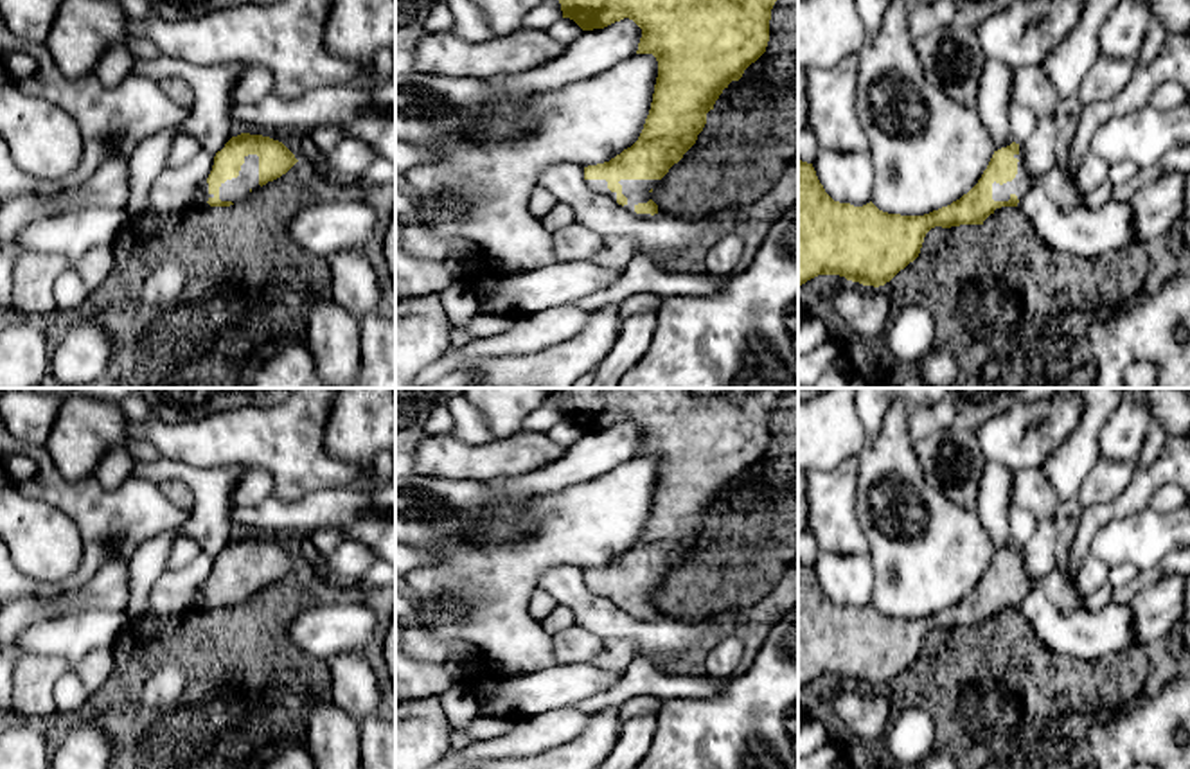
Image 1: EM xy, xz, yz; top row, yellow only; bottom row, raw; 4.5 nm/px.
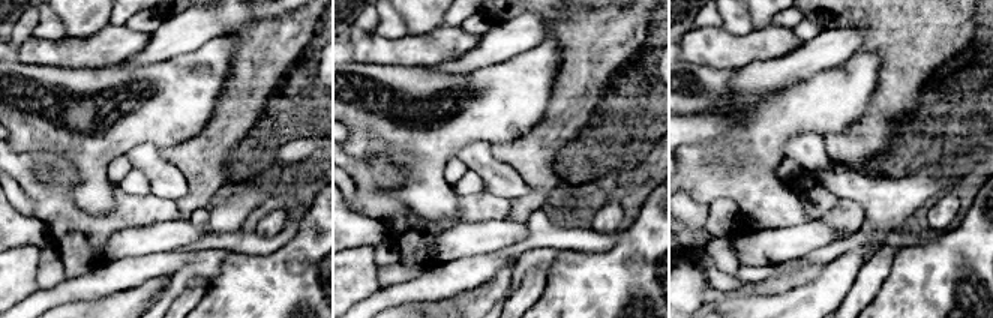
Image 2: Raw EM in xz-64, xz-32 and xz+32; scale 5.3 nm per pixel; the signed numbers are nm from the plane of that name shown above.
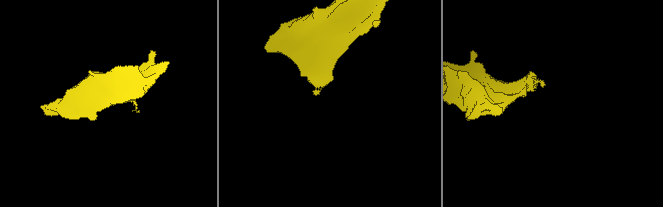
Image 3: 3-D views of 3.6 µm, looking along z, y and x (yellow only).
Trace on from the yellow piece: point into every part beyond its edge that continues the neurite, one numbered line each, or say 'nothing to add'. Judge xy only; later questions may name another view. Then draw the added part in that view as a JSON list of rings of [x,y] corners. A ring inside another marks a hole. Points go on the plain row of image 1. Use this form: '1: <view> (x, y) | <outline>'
1: xy (238, 592) | [[[248,557],[244,559],[239,579],[221,586],[219,602],[241,605],[259,591],[259,559]]]

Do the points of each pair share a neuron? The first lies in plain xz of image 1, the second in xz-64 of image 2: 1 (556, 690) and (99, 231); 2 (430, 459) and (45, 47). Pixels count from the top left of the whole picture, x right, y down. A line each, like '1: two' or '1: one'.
1: two
2: one

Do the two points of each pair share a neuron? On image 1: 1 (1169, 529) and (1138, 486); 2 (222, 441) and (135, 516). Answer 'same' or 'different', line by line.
1: different
2: different

